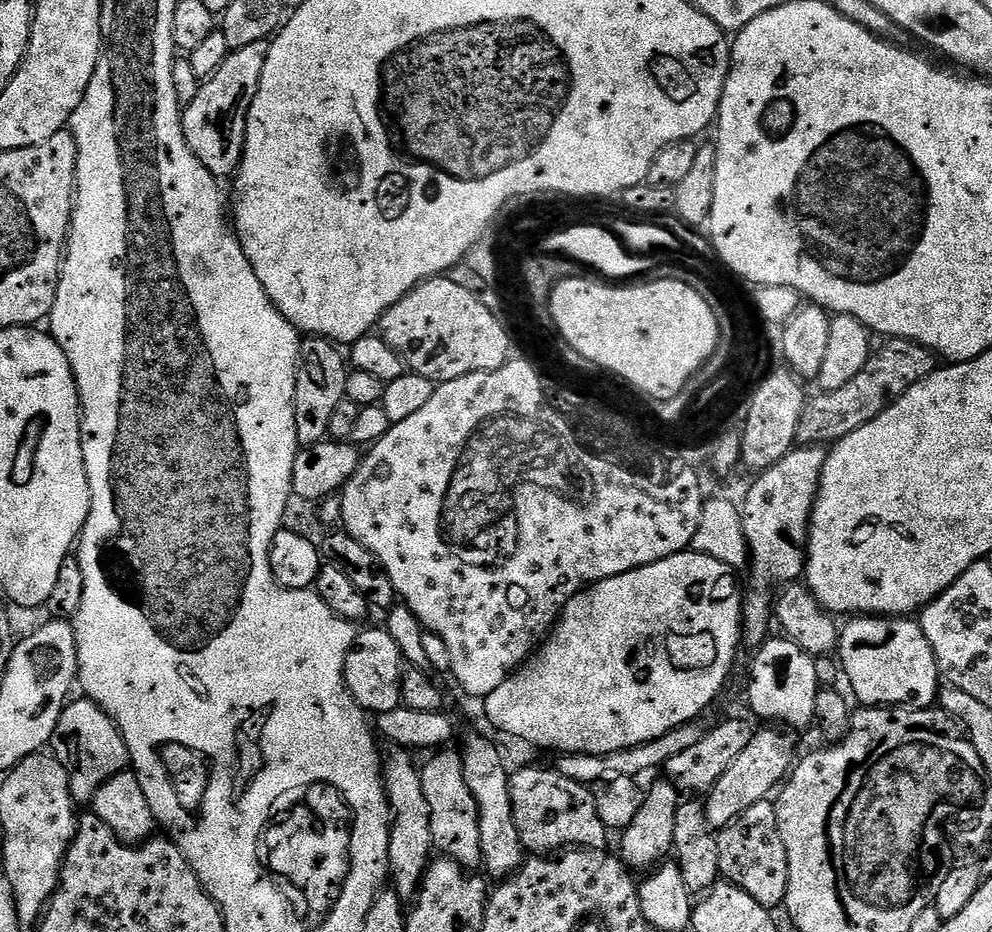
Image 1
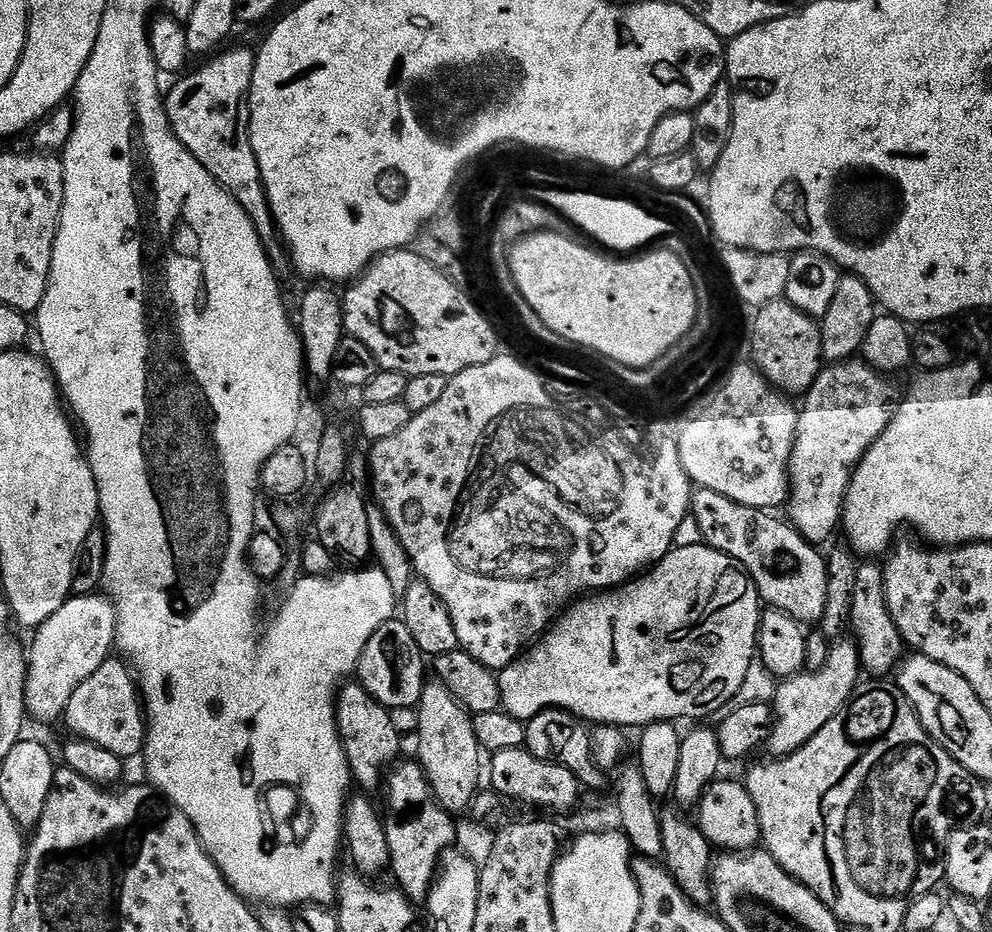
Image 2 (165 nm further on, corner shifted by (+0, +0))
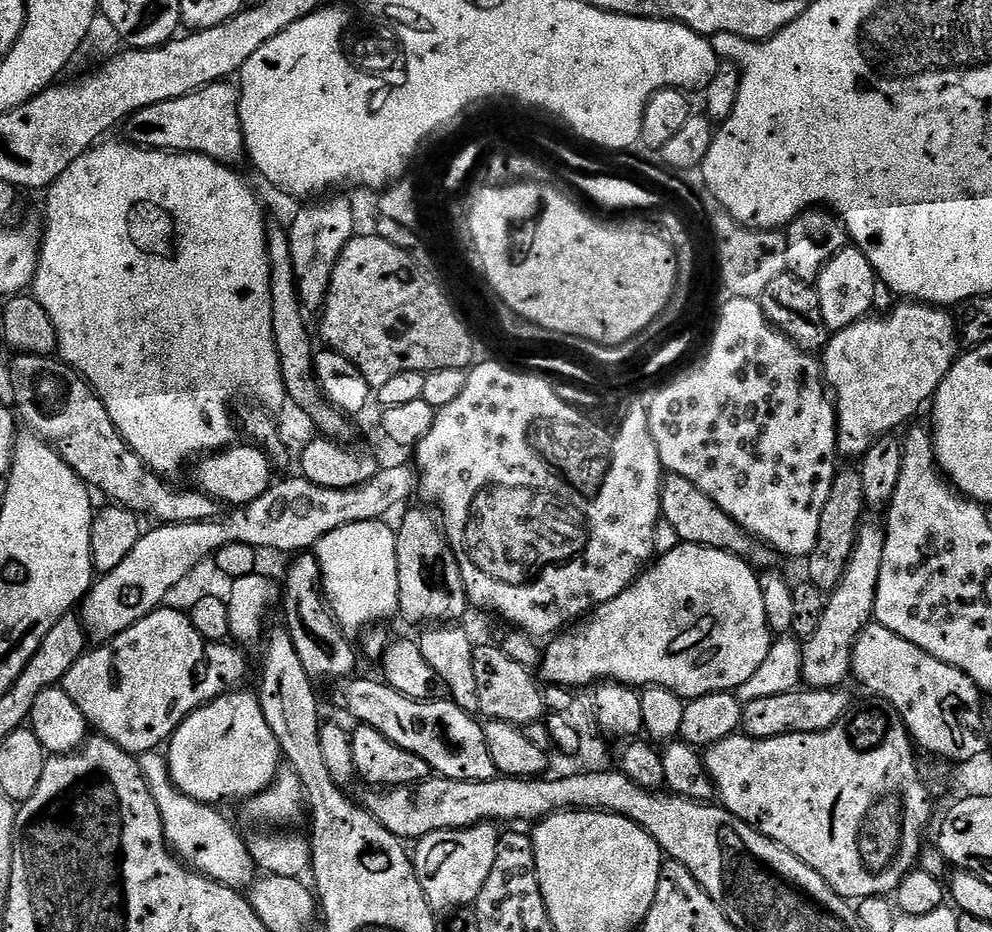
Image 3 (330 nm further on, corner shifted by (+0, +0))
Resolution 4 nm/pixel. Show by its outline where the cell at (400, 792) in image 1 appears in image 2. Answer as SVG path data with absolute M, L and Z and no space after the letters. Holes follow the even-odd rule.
M348 682L339 689L336 698L336 729L344 741L346 758L352 767L357 785L379 789L386 767L397 763L400 752L400 732L392 721L393 713L379 704L358 682Z

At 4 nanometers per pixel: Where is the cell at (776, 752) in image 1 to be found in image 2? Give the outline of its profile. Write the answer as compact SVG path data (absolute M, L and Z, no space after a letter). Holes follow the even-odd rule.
M844 638L829 647L822 670L805 670L798 676L781 679L776 685L772 737L766 745L766 752L772 755L769 757L789 756L806 746L806 742L810 742L810 738L814 738L814 734L818 734L818 730L830 722L830 718L848 707L849 700L857 691L856 683L860 680L860 674L862 667L857 645L851 639Z

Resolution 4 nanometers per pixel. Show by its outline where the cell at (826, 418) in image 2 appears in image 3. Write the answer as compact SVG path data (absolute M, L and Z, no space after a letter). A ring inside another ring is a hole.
M900 302L883 314L873 315L871 318L859 320L854 326L850 326L841 332L831 333L829 342L822 350L822 367L824 370L824 378L827 387L834 393L834 403L836 406L836 446L841 457L853 456L859 458L866 454L866 450L870 450L870 446L874 446L874 442L879 436L886 436L895 433L895 428L903 426L907 420L915 421L915 416L919 414L920 407L927 405L935 396L938 386L942 386L942 378L946 378L946 374L952 365L958 359L958 351L956 352L956 340L958 344L958 324L954 319L952 321L951 311L945 310L940 306L931 304L921 304L919 302Z

